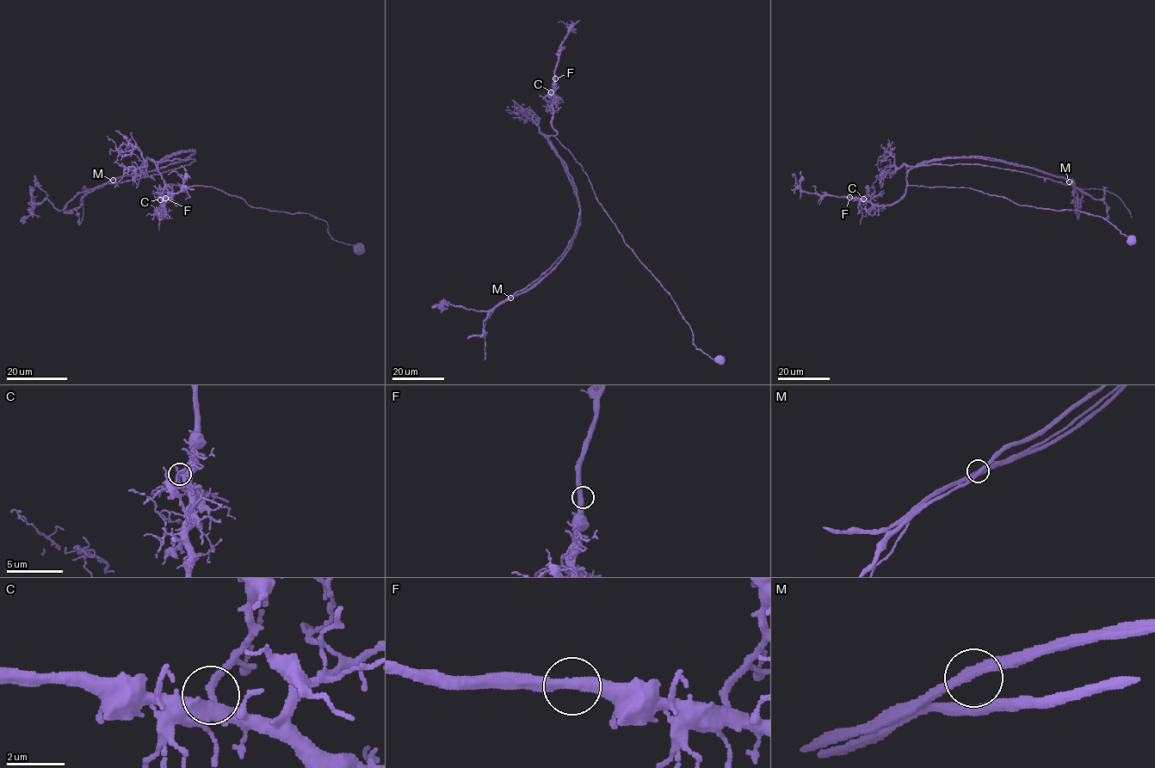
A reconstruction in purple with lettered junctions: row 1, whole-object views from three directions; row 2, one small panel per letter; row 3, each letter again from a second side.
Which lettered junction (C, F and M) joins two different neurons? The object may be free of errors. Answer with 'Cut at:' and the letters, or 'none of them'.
Cut at: M

